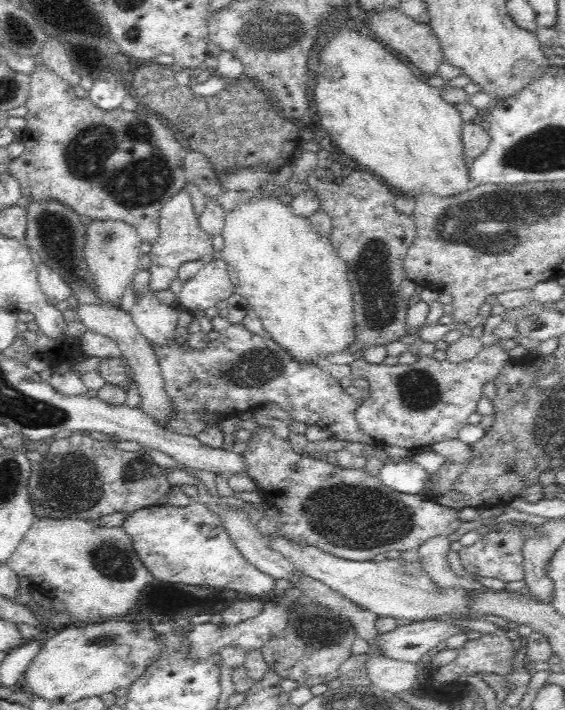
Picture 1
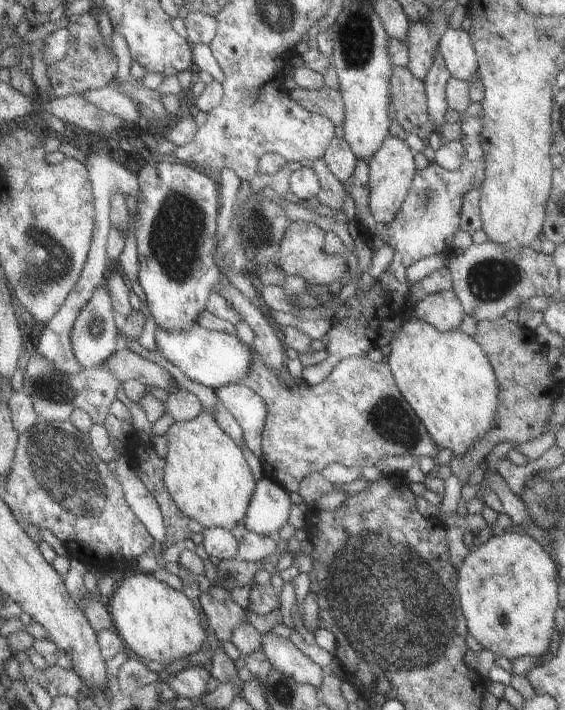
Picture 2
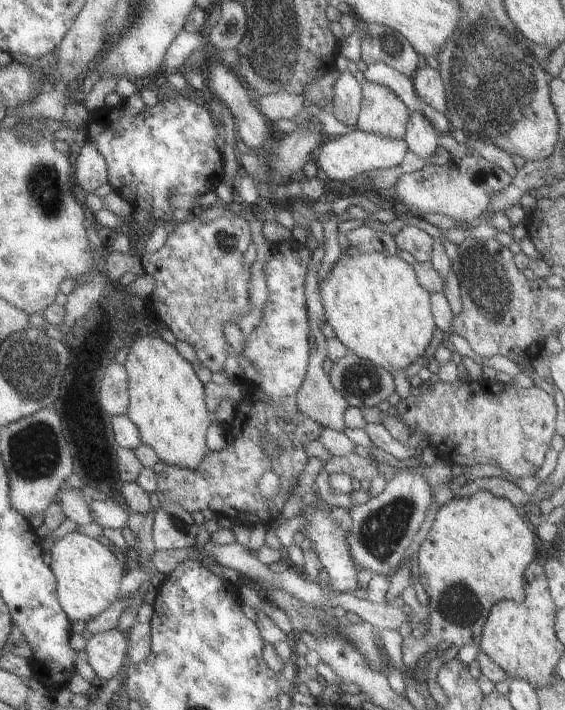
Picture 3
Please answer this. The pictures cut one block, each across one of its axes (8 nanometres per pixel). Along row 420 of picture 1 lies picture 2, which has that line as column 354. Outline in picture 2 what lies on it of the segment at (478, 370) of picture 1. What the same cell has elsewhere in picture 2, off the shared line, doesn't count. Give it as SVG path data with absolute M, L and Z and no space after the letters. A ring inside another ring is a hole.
M257 353L251 372L240 382L267 401L268 415L262 432L263 469L267 478L282 484L289 492L299 492L299 484L307 474L319 472L331 462L360 469L376 466L376 462L386 456L429 456L432 459L437 456L439 448L403 396L387 361L373 362L367 357L343 359L327 380L318 385L310 385L303 378L290 378L287 386L283 386L279 369L271 369Z

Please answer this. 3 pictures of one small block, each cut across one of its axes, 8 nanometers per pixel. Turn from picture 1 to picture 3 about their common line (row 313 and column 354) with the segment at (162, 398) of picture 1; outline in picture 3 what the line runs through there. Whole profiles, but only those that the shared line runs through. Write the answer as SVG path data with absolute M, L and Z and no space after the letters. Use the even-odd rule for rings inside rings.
M348 69L339 71L339 77L334 84L334 116L347 126L349 131L354 131L358 129L362 108L362 84Z

